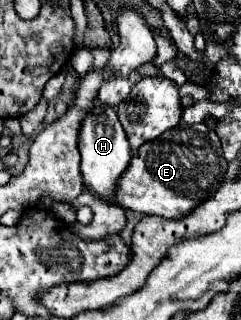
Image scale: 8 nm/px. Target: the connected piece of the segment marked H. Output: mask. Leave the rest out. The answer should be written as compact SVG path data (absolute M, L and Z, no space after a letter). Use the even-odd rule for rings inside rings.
M92 106L92 110L84 116L84 124L80 124L80 172L84 178L86 188L100 200L110 200L112 190L120 178L120 174L128 168L128 162L132 158L132 150L126 138L126 132L122 124L118 122L116 110L110 106Z

